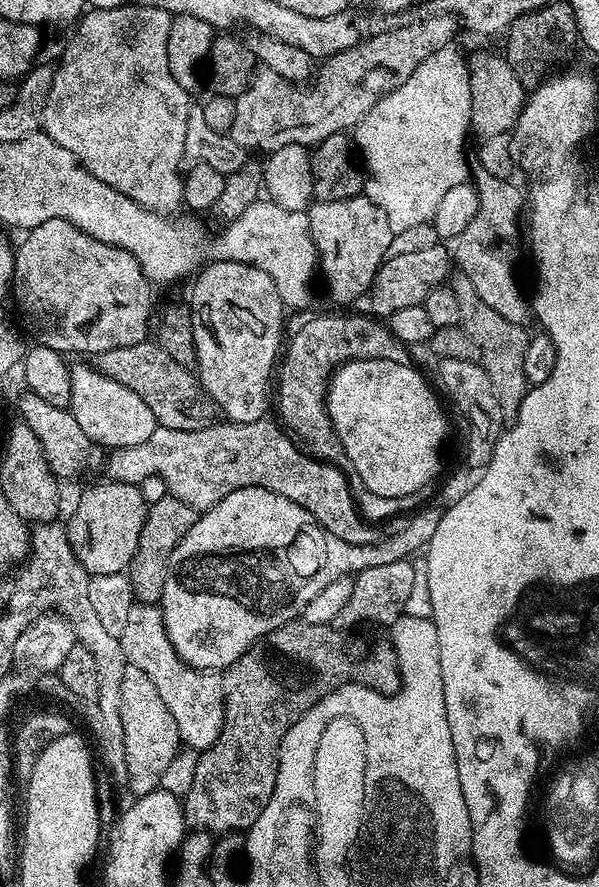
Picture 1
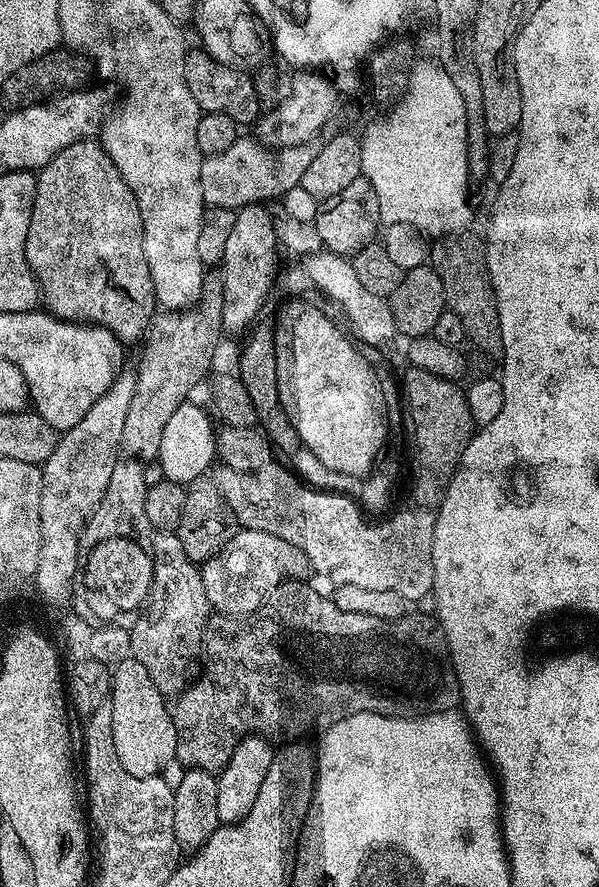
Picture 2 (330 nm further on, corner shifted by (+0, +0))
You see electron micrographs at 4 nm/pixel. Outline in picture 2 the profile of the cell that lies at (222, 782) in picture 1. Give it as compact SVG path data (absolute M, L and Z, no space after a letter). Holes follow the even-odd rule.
M299 579L283 580L265 600L258 610L248 616L209 616L204 631L202 660L205 660L204 673L189 683L188 687L175 697L171 705L172 721L176 731L176 760L184 763L185 769L201 768L213 774L230 762L230 754L234 754L234 746L249 734L259 734L265 738L281 736L281 741L296 742L311 730L315 724L321 729L328 728L334 722L342 722L342 718L350 718L350 714L373 712L383 716L395 716L397 720L407 720L413 716L428 716L432 712L450 712L461 707L460 683L456 677L456 668L452 665L452 651L448 649L448 639L440 621L435 615L427 616L424 612L409 611L402 618L370 618L370 614L350 614L338 610L338 606L327 595L315 592L308 584L300 584Z

